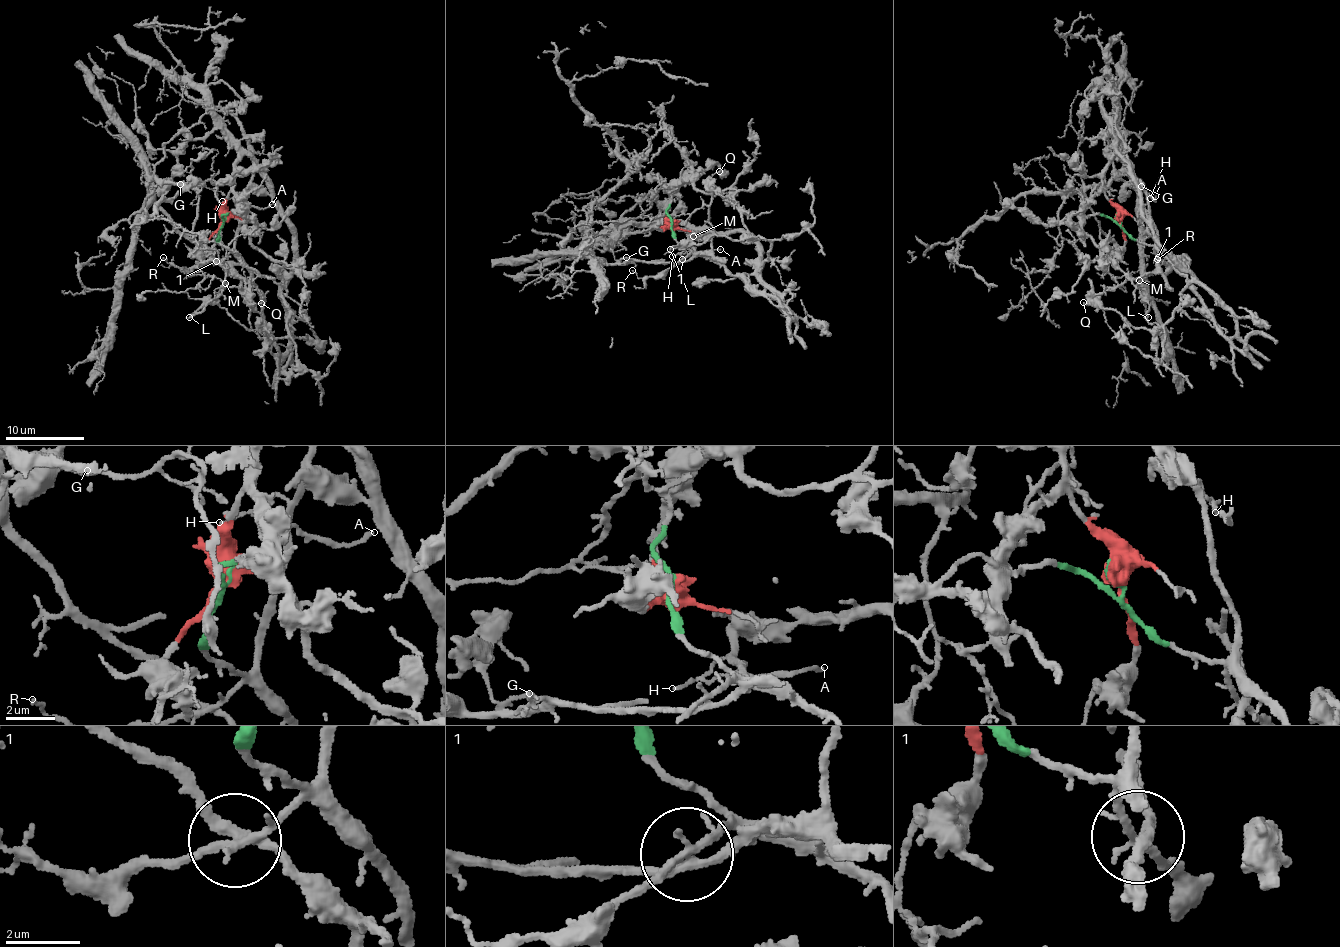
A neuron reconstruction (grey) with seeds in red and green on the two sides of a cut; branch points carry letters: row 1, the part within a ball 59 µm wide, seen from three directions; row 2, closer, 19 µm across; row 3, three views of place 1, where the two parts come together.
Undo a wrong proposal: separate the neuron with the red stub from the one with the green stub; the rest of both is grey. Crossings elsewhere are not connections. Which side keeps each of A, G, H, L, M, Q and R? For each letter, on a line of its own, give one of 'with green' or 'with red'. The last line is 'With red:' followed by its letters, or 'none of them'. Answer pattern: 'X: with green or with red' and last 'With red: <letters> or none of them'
A: with green
G: with red
H: with green
L: with red
M: with red
Q: with red
R: with green
With red: G, L, M, Q

